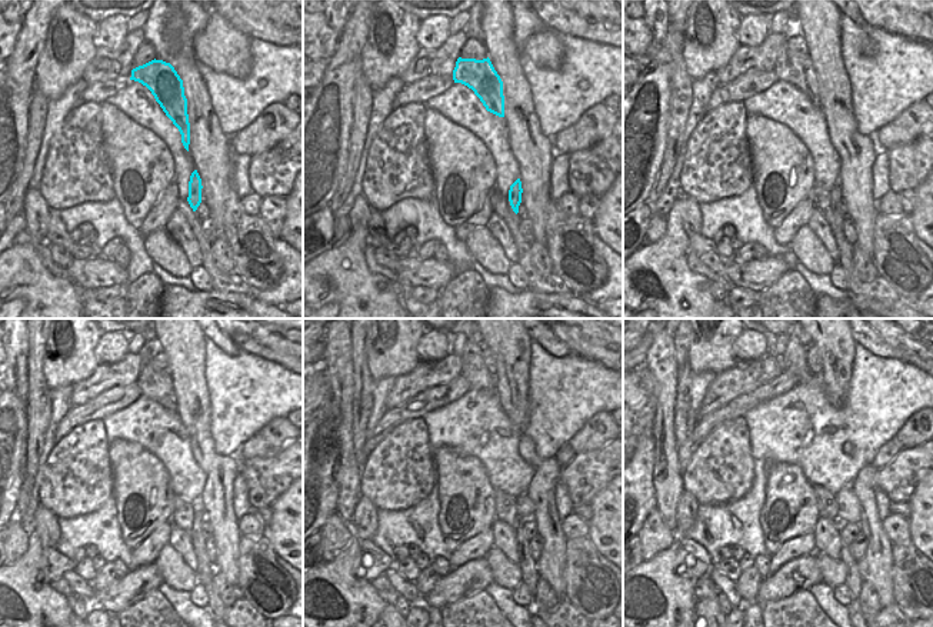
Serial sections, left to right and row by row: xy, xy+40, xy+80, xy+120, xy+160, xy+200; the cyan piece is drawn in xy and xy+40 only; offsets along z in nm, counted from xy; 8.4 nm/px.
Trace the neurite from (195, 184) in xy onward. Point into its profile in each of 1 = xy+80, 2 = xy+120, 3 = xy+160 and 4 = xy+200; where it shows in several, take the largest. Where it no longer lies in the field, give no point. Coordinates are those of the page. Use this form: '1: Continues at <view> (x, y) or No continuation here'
1: Continues at xy+80 (836, 199)
2: Continues at xy+120 (206, 569)
3: Continues at xy+160 (527, 564)
4: Continues at xy+200 (853, 580).

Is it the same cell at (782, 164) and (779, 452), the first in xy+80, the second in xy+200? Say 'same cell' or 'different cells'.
different cells

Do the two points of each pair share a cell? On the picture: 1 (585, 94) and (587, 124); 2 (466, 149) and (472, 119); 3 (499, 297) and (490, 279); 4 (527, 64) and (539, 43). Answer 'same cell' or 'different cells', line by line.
1: different cells
2: different cells
3: different cells
4: different cells

